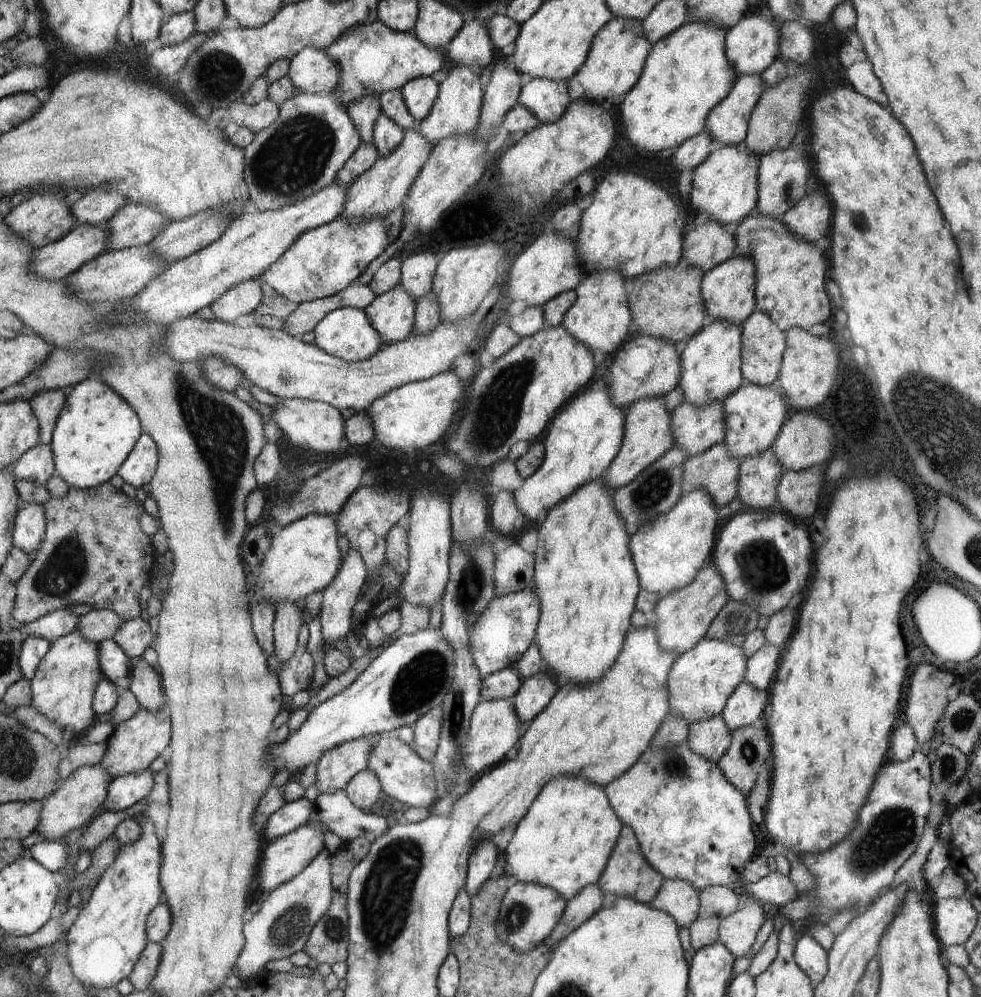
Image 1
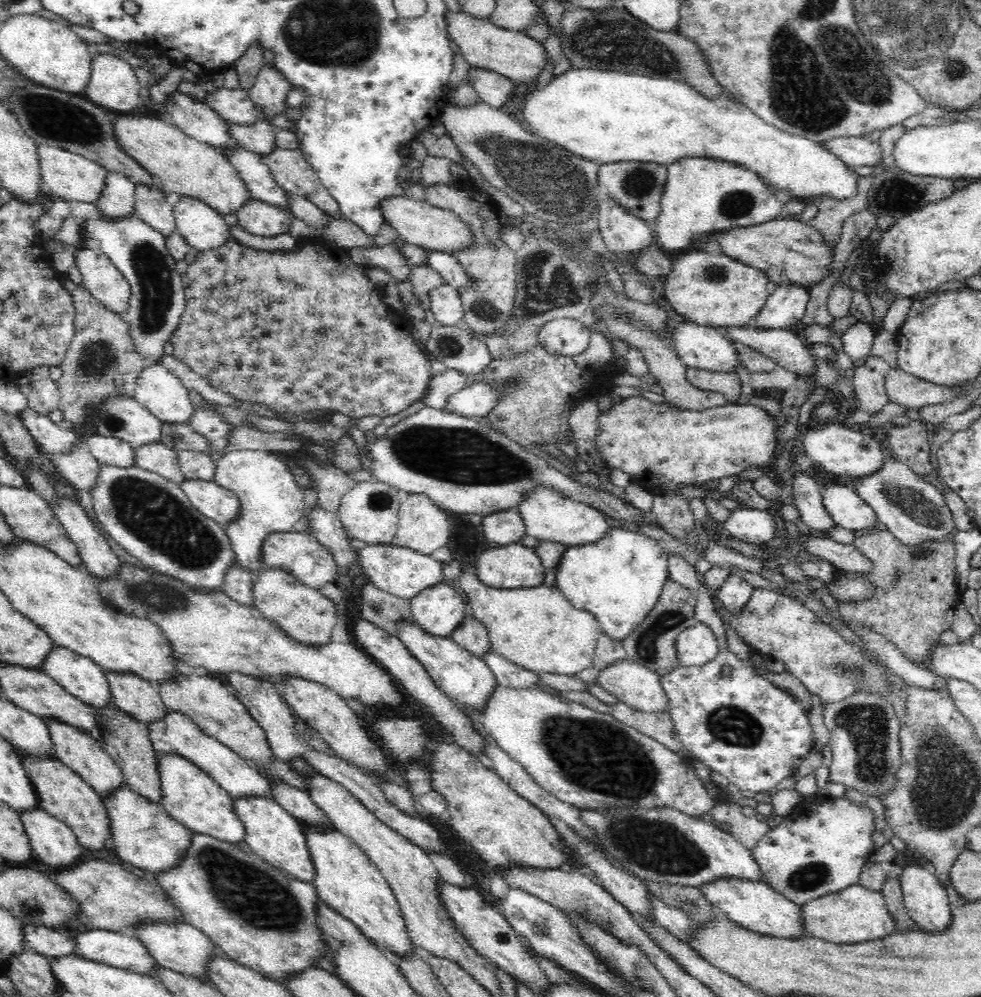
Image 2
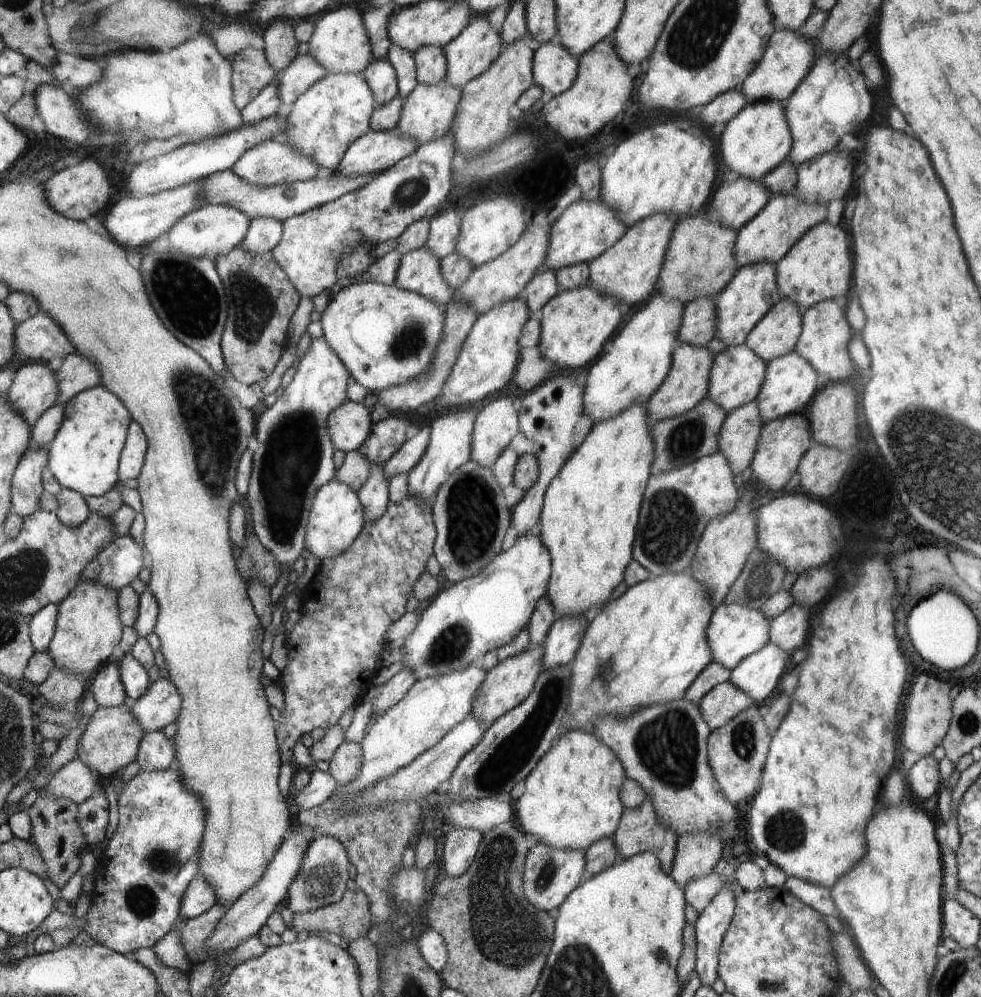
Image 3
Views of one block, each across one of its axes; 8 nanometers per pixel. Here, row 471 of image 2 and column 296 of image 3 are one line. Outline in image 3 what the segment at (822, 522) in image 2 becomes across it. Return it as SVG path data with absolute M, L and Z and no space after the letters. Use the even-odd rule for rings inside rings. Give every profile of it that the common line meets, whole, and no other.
M315 767L310 771L310 782L293 795L298 808L310 810L311 808L326 804L331 797L337 792L339 784L332 778L329 772L323 772Z

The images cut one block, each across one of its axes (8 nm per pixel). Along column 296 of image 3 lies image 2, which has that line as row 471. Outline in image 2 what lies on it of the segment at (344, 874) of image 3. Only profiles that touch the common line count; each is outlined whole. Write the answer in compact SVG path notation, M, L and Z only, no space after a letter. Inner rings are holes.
M892 454L876 472L855 479L854 488L874 509L879 521L906 546L919 545L927 540L941 541L947 534L958 532L944 495Z

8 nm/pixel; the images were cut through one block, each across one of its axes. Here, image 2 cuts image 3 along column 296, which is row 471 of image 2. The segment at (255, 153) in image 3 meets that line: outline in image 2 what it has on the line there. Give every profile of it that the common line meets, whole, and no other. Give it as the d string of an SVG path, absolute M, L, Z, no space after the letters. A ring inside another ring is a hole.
M153 442L134 449L135 464L180 484L185 476L179 467L177 451L161 442Z

